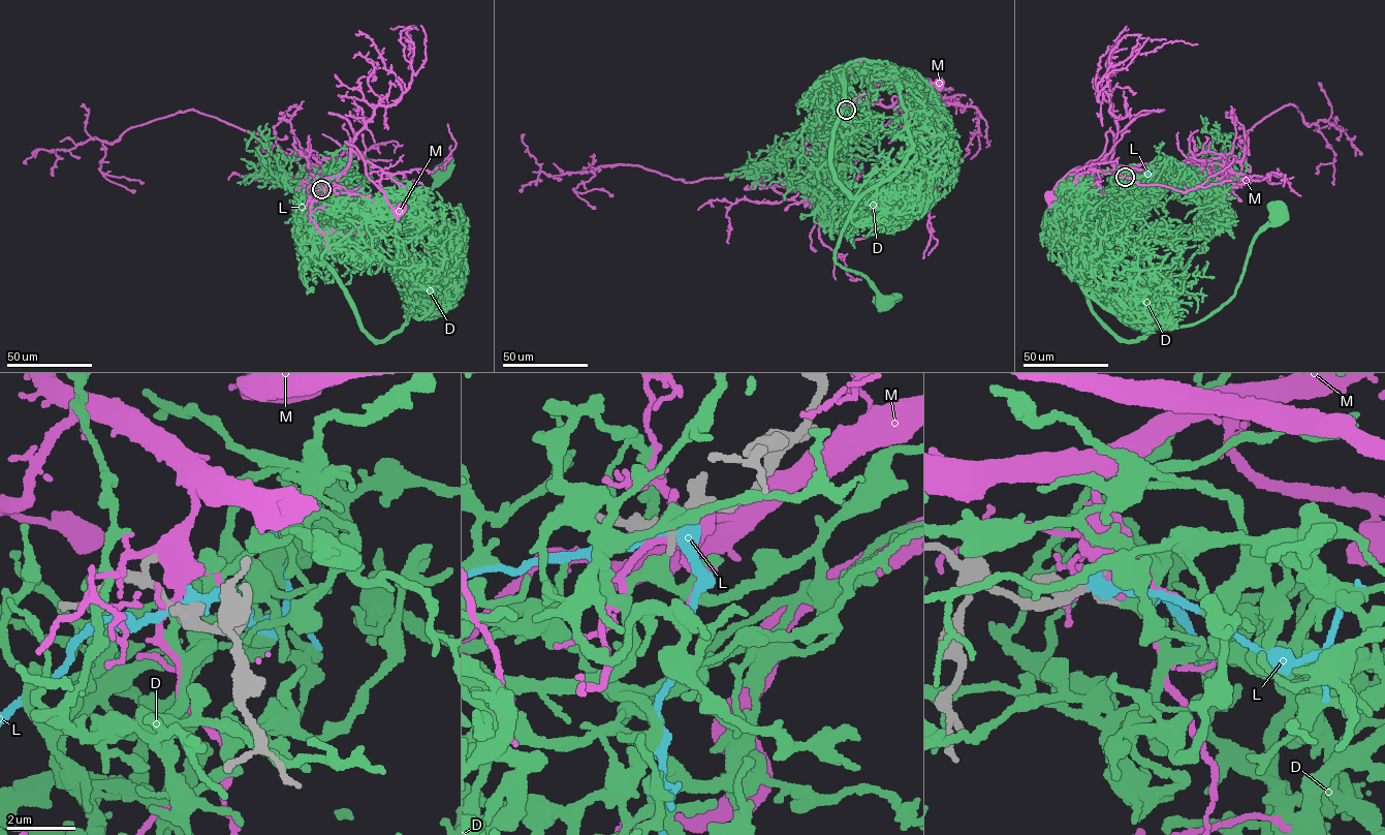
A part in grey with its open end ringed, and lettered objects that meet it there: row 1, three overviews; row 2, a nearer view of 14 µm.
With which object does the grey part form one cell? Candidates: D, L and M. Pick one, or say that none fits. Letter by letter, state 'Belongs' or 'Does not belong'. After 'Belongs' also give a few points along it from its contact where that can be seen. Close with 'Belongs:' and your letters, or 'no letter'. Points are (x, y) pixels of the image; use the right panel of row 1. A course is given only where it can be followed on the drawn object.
D: Belongs. Its course: (1125, 177), (1138, 187), (1140, 222), (1181, 257), (1172, 328), (1232, 296), (1278, 214)
L: Does not belong
M: Does not belong
Belongs: D

